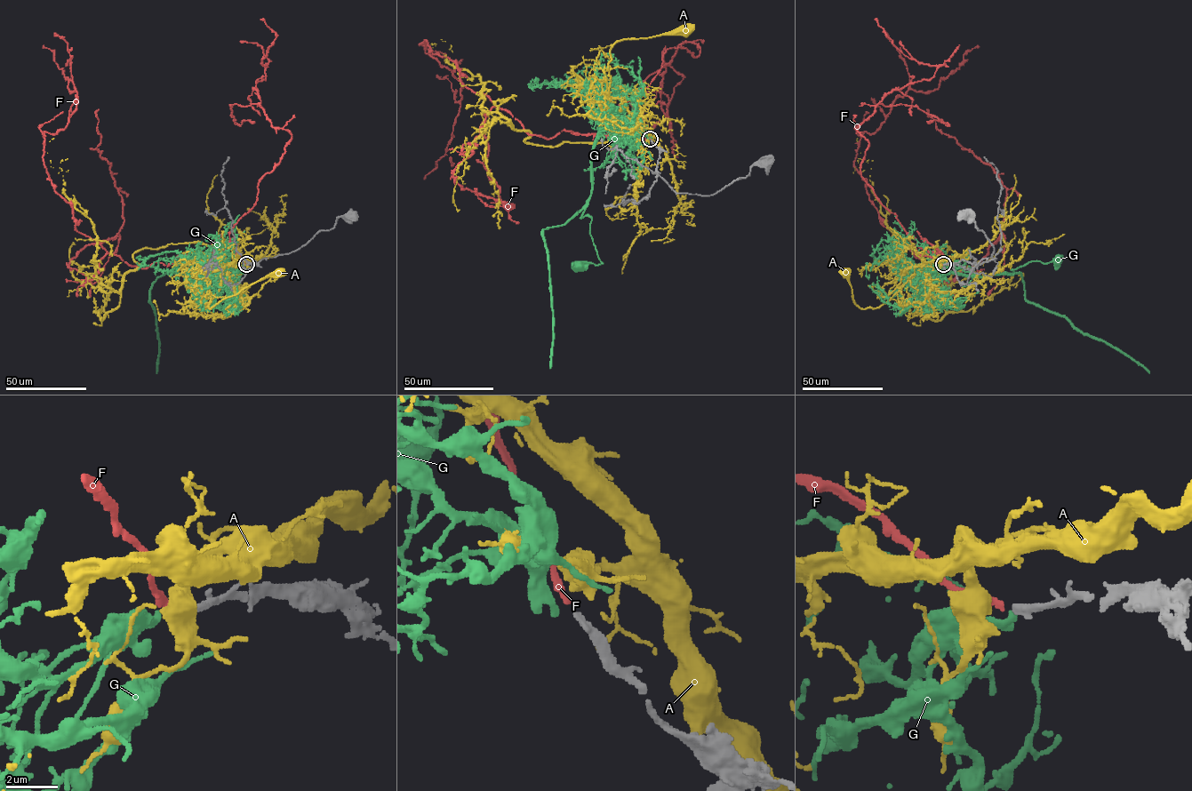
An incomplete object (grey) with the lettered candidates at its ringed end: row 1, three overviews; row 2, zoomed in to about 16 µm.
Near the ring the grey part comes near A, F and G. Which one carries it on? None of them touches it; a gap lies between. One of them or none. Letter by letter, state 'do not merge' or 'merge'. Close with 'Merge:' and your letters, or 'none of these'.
A: do not merge
F: merge
G: do not merge
Merge: F

